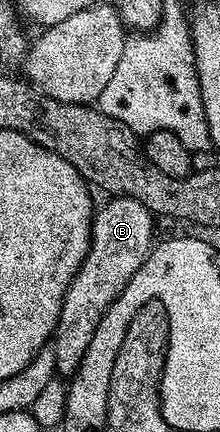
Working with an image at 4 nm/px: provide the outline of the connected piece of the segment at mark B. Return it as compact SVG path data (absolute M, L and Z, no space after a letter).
M118 196L109 199L109 204L99 205L98 211L92 217L92 245L78 270L78 274L70 282L66 290L66 298L62 302L60 317L56 323L56 331L52 333L50 343L54 346L54 358L56 359L56 371L61 377L70 378L78 370L82 358L86 354L90 342L94 339L94 330L98 330L98 322L102 322L102 314L126 290L130 278L141 275L140 267L146 262L148 253L154 247L152 240L153 213L148 211L142 202L138 202L129 196Z

